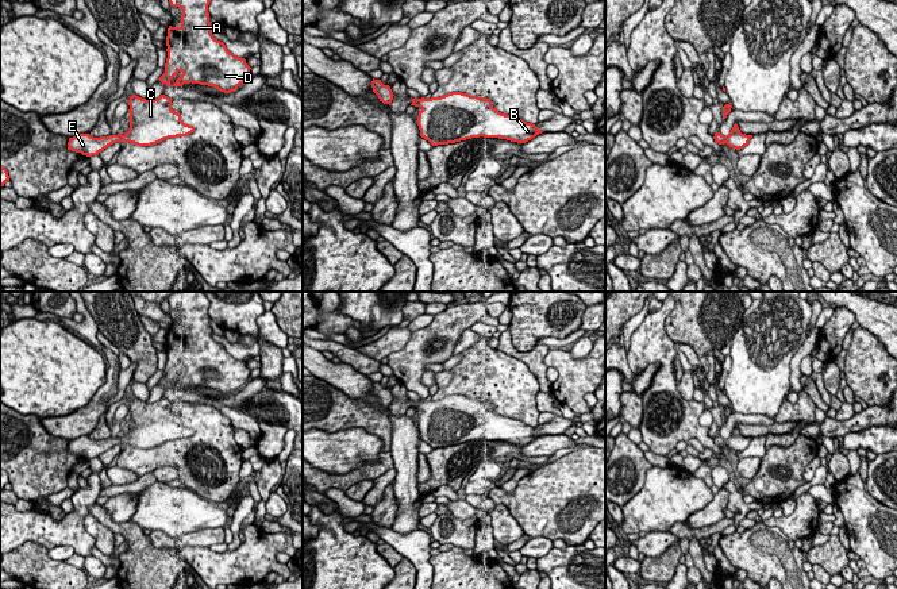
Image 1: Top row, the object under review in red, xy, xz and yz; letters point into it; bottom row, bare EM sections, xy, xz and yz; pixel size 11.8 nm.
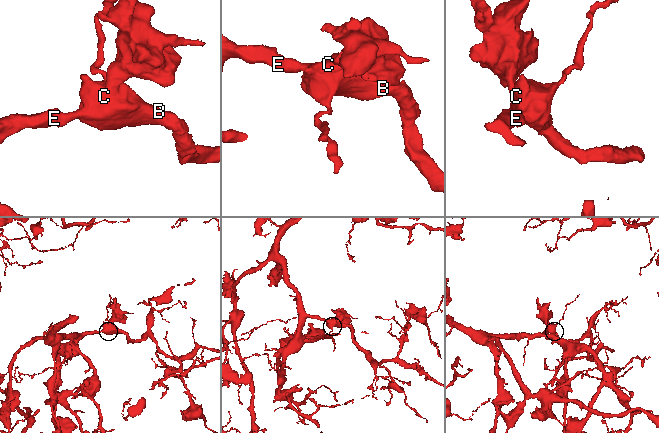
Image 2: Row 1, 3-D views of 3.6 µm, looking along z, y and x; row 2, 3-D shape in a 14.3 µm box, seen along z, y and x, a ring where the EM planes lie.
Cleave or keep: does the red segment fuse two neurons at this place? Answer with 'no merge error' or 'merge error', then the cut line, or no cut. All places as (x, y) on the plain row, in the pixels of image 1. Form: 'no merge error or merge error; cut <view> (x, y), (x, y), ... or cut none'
no merge error; cut none

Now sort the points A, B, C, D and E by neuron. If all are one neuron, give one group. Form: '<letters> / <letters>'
A B C D E

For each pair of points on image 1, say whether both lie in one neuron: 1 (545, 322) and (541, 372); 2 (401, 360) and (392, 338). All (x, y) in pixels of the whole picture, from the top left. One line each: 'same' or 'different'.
1: different
2: different

